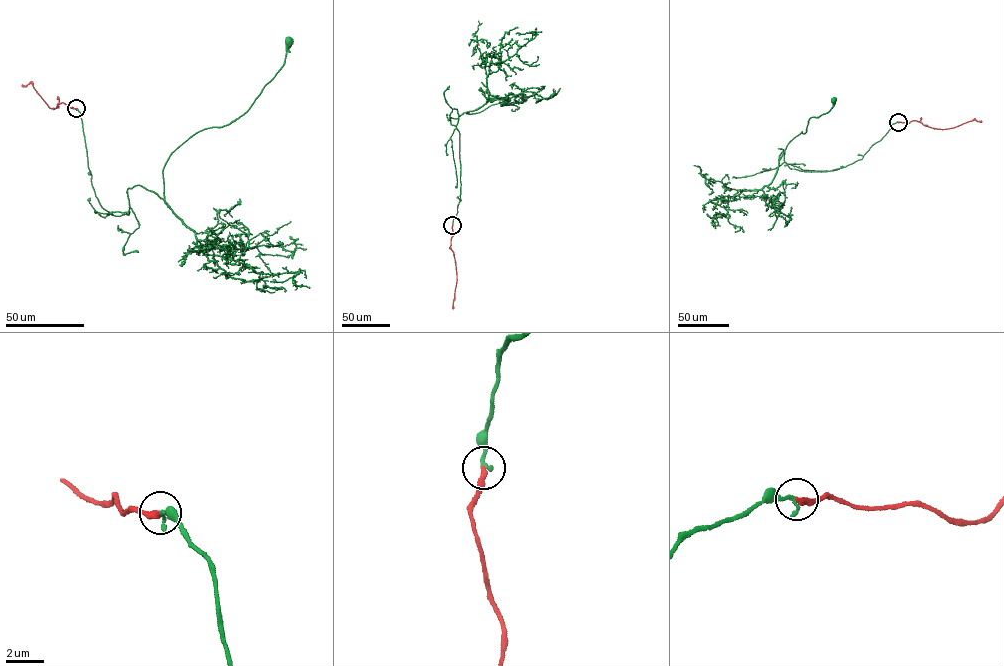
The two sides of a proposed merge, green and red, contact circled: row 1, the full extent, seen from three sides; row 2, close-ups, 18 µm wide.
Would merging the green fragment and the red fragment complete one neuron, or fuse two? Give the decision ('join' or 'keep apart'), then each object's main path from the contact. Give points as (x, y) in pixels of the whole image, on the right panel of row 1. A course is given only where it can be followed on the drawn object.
join; green runs (898, 122), (845, 167), (790, 169), (779, 148), (778, 161), (809, 118), (828, 111), (834, 99); red runs (898, 122), (916, 120), (942, 129), (974, 119), (981, 121)

